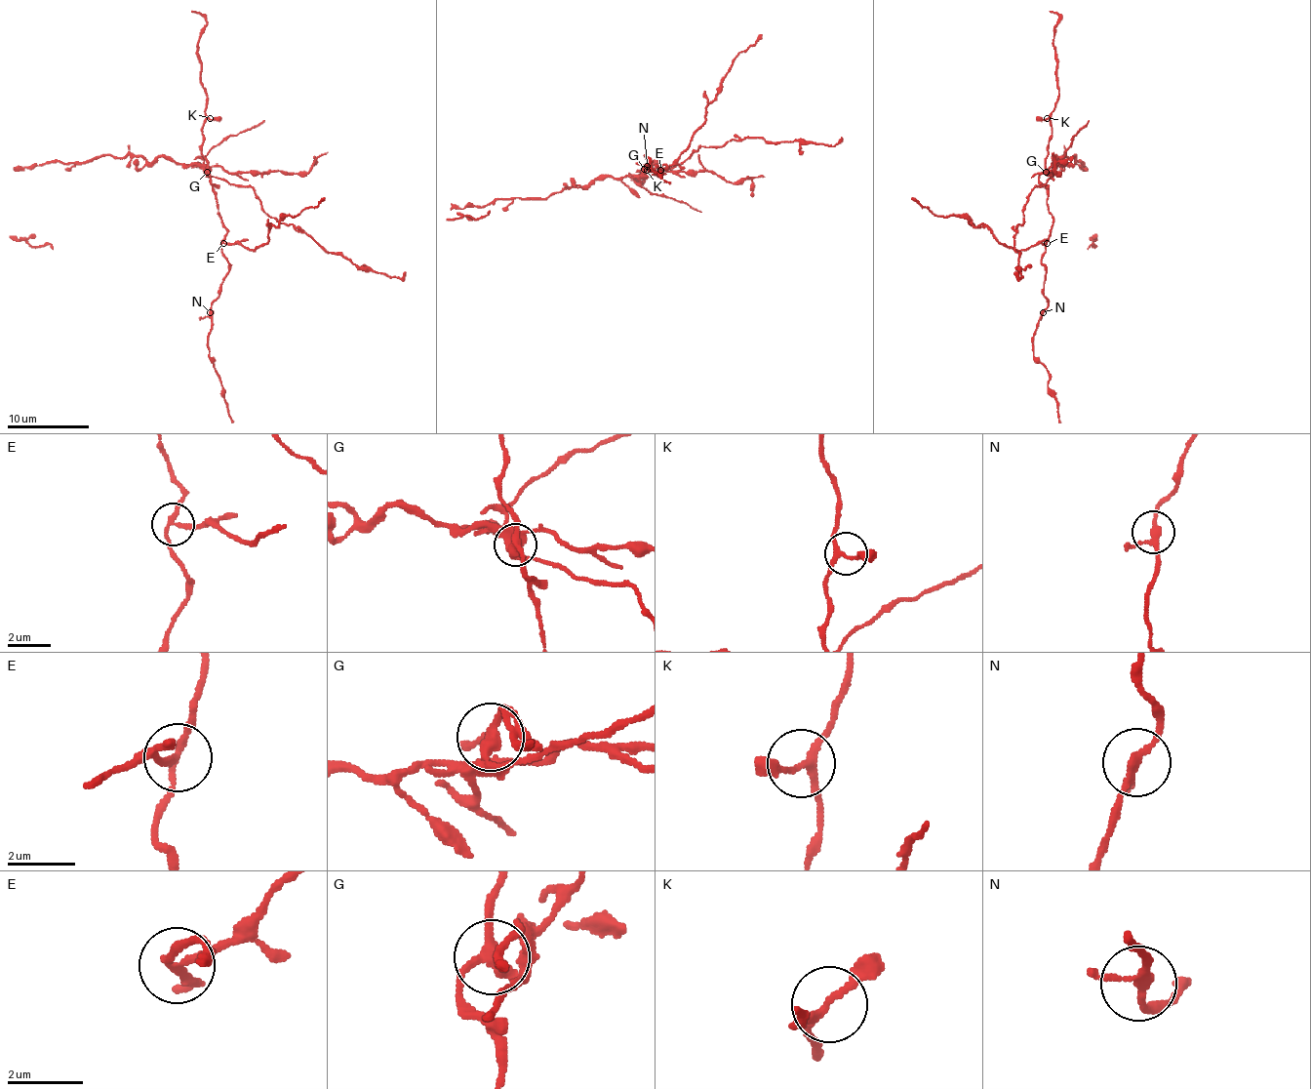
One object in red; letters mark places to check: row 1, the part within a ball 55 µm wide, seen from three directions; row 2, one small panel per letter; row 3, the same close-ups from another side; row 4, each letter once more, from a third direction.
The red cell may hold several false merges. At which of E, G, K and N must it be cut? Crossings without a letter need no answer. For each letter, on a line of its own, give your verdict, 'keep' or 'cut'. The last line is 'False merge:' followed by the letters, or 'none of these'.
E: cut
G: cut
K: keep
N: keep
False merge: E, G

